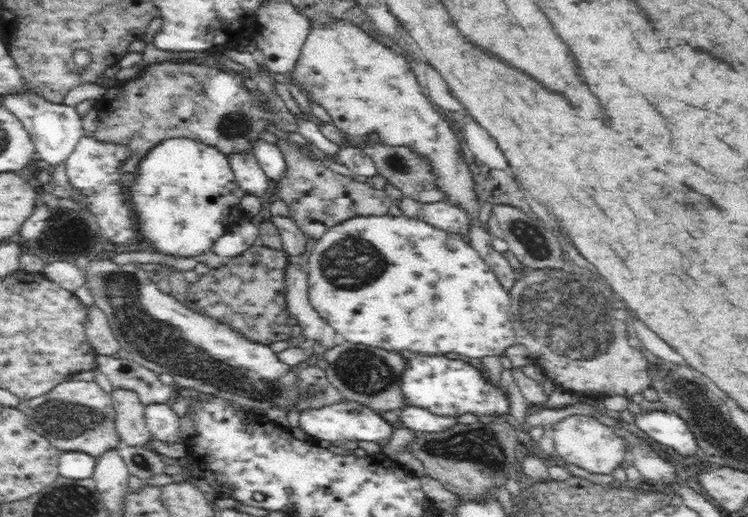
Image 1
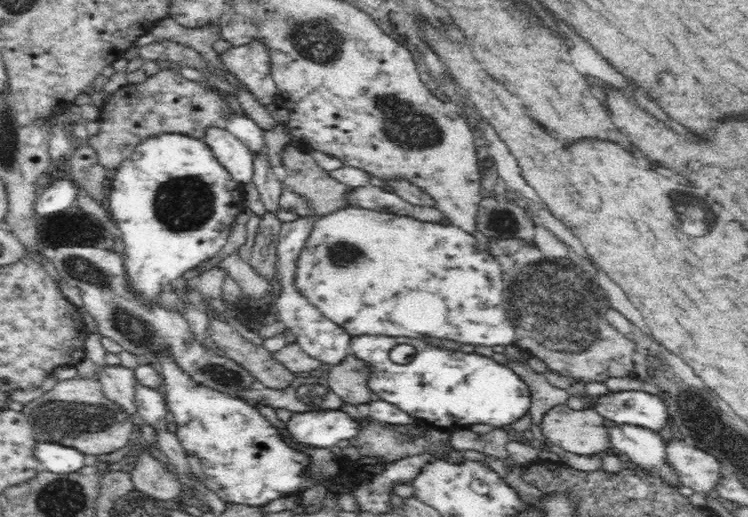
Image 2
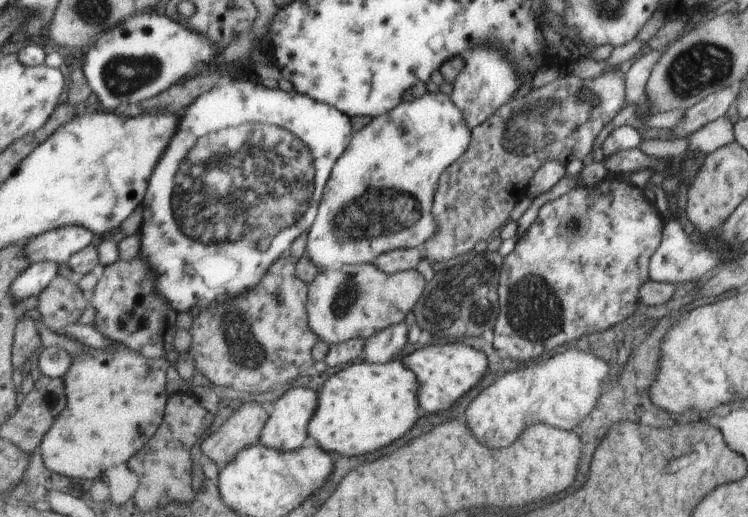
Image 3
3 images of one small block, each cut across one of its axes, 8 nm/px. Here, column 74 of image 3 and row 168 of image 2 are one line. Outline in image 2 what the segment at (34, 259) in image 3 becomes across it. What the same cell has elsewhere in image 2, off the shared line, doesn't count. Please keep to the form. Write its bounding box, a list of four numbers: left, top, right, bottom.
[204,128,256,184]

